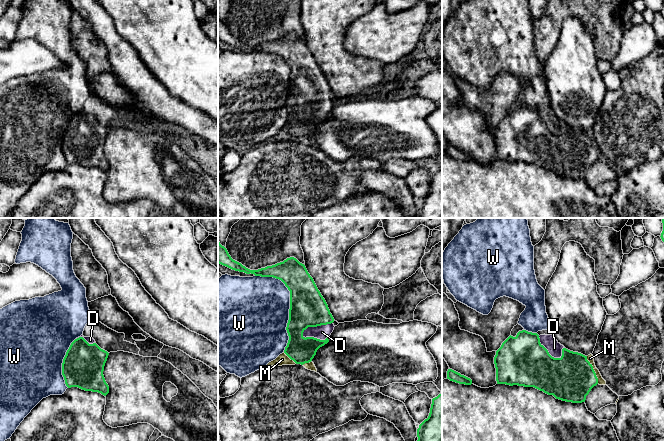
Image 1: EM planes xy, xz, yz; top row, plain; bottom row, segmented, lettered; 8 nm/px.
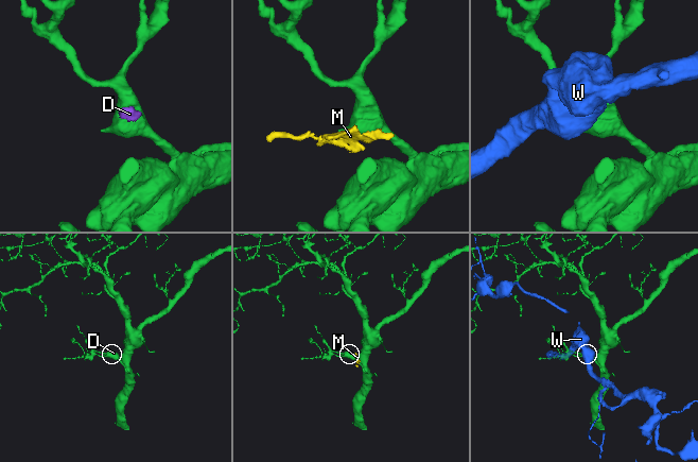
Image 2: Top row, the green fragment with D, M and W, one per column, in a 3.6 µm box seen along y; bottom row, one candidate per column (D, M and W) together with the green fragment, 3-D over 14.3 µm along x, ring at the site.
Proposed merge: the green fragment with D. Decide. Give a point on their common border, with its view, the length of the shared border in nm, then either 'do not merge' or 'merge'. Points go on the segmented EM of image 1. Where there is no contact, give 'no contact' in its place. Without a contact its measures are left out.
xz (315, 326) | 280 nm | merge

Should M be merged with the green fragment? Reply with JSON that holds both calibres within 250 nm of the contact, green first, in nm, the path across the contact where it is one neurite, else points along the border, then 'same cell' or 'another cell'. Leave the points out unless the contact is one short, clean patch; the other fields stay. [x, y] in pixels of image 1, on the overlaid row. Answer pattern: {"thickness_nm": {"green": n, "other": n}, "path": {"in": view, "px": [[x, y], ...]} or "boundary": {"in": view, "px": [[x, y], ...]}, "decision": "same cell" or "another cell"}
{"thickness_nm": {"green": 380, "other": 60}, "decision": "same cell"}

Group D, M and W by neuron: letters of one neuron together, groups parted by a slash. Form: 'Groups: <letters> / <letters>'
Groups: D M / W

